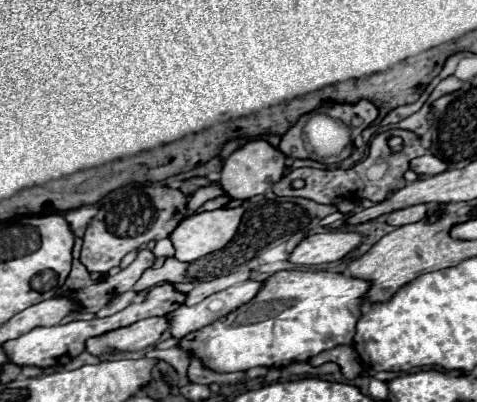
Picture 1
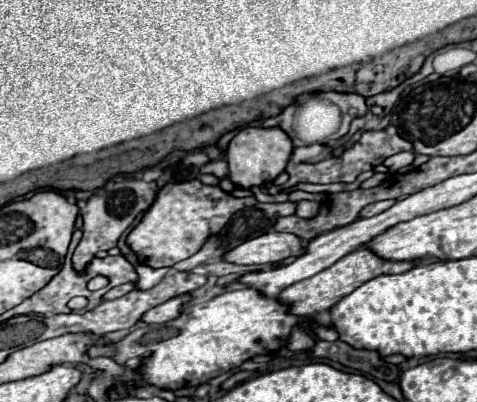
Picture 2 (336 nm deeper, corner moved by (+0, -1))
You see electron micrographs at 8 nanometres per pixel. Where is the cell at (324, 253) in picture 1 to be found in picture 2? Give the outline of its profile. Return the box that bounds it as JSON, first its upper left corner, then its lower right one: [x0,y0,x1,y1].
[223,231,303,265]

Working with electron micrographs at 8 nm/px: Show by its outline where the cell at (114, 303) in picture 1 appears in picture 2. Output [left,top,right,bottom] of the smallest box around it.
[137,265,167,289]

